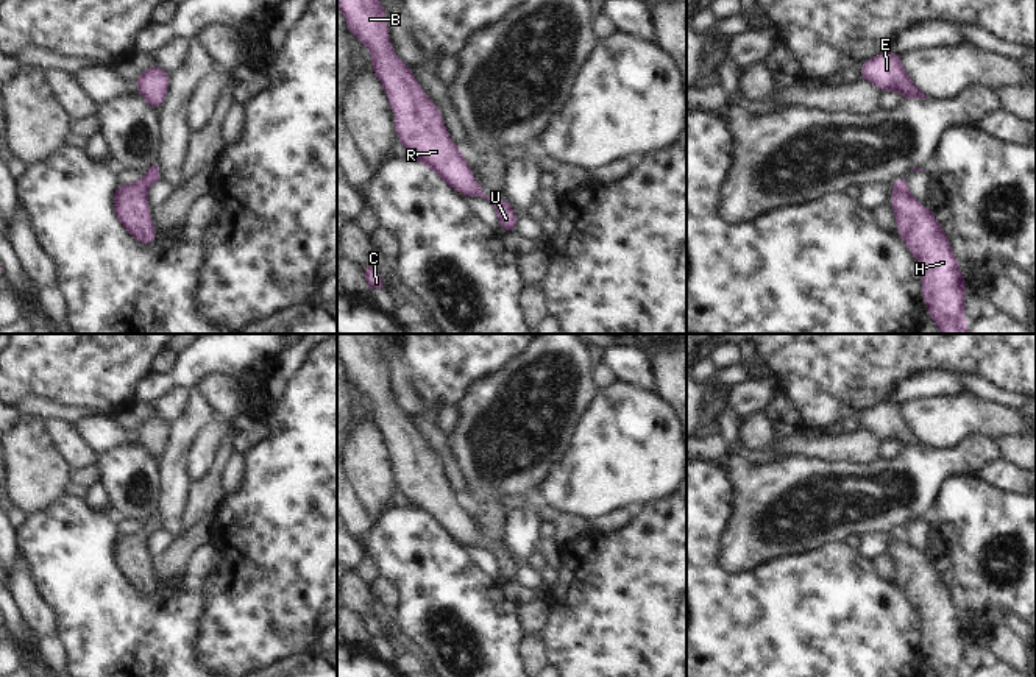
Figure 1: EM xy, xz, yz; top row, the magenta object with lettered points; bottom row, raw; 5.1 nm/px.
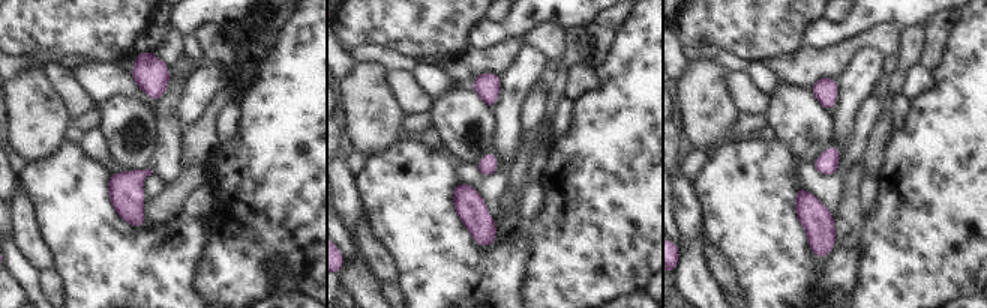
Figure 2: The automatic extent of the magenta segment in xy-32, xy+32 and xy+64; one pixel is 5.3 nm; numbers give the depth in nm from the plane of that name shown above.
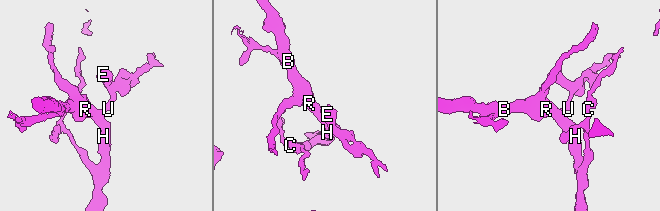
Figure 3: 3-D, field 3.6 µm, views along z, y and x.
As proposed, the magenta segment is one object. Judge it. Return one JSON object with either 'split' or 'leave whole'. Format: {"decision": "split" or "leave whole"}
{"decision": "leave whole"}

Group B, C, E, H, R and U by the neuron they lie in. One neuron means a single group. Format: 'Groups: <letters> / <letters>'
Groups: B C E H R U

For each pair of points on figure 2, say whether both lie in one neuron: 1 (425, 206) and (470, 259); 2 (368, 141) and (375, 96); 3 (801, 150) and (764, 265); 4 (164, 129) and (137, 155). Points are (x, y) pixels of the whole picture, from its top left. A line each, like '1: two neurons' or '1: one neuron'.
1: one neuron
2: one neuron
3: two neurons
4: two neurons

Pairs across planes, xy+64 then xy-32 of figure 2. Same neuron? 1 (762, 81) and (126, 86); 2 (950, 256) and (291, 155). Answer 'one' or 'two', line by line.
1: one
2: one

